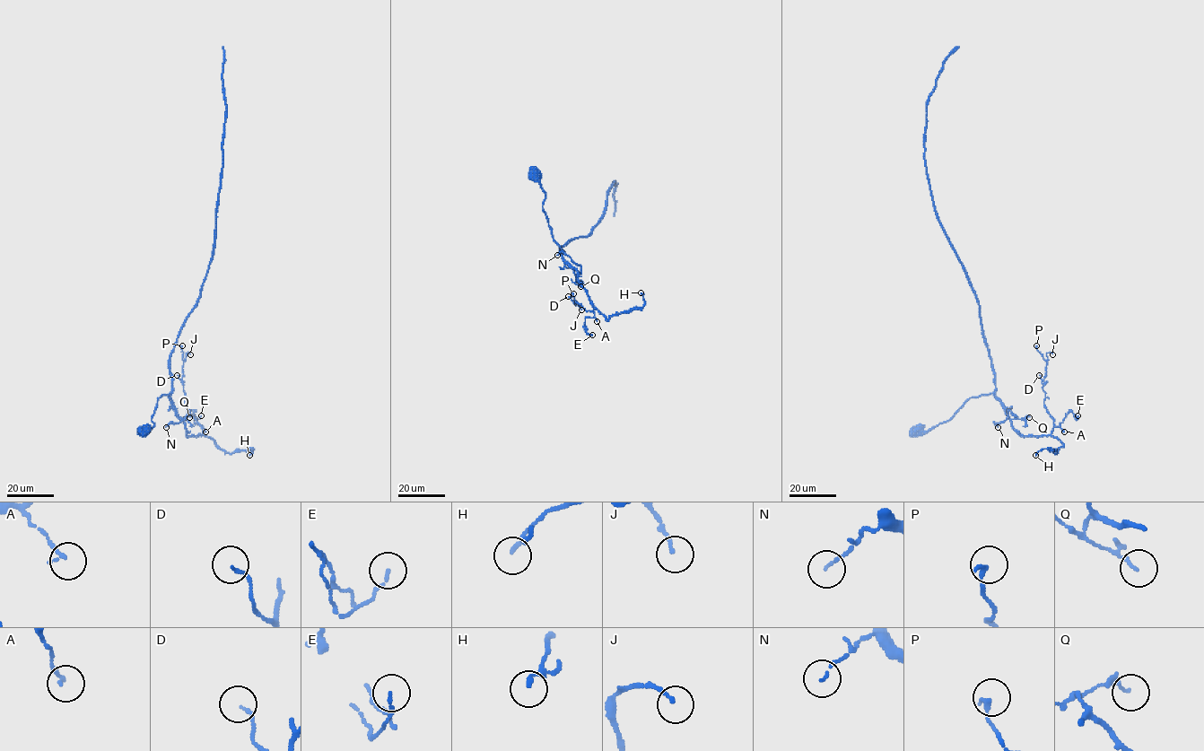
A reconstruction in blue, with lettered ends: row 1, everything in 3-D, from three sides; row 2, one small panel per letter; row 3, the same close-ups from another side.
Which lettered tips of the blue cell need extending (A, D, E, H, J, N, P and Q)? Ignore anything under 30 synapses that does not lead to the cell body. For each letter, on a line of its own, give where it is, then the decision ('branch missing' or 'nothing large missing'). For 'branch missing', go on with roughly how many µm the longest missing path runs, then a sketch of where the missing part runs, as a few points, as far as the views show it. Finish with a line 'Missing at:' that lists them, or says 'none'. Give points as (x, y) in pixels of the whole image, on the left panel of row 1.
A: at (205, 432); nothing large missing
D: at (177, 375); nothing large missing
E: at (201, 415); nothing large missing
H: at (249, 455); nothing large missing
J: at (190, 354); nothing large missing
N: at (166, 427); nothing large missing
P: at (182, 345); nothing large missing
Q: at (189, 417); nothing large missing
Missing at: none

